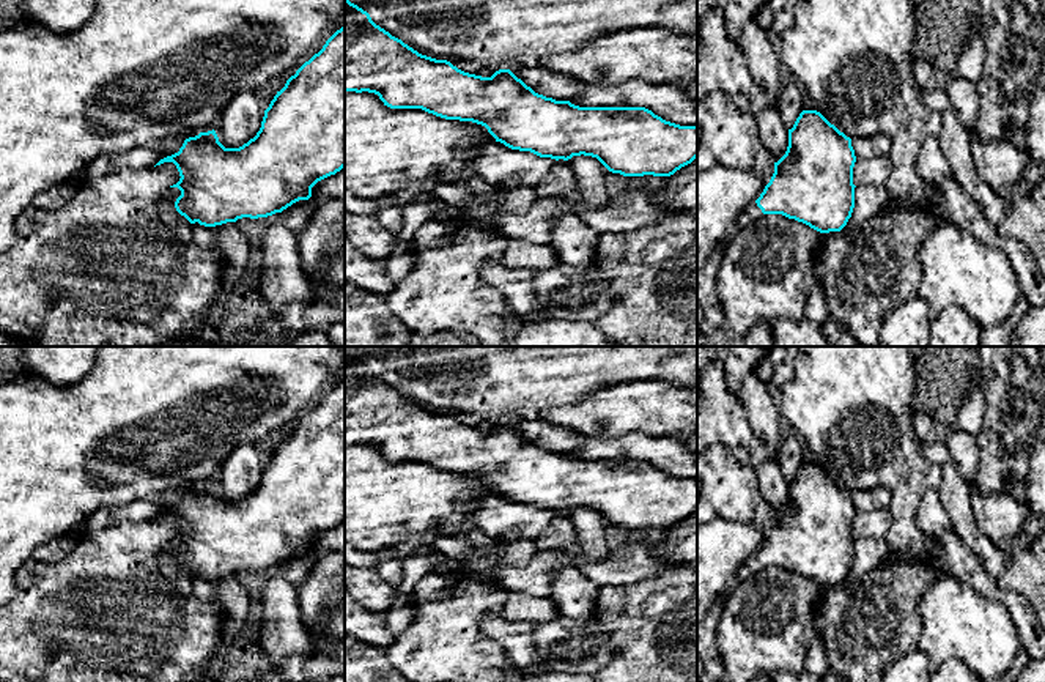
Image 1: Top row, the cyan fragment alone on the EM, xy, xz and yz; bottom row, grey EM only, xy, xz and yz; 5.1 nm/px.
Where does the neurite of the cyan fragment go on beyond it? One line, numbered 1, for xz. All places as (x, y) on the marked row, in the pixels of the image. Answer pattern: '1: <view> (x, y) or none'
1: none

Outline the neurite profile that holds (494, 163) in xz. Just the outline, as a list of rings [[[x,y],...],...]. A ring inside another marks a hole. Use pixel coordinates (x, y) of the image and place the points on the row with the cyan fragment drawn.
[[[500,142],[485,145],[469,162],[471,169],[493,186],[515,178],[519,186],[537,187],[549,175],[556,159],[519,151]]]

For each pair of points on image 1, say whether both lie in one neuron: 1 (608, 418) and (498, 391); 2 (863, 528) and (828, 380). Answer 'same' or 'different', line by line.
1: different
2: different

